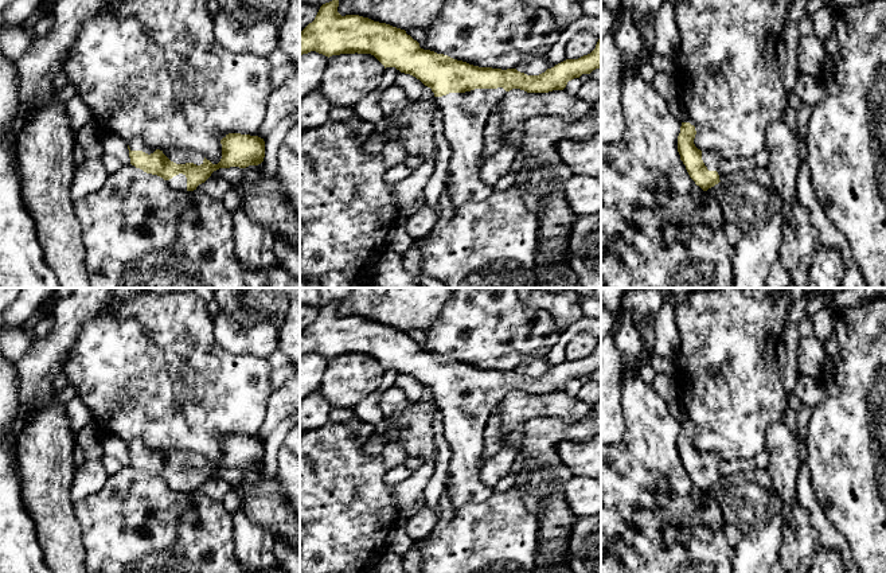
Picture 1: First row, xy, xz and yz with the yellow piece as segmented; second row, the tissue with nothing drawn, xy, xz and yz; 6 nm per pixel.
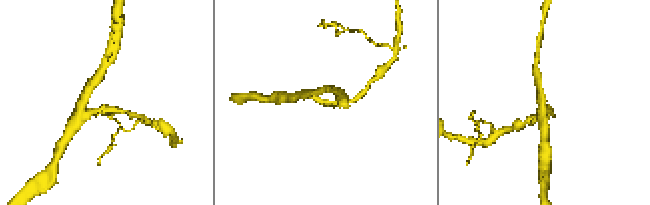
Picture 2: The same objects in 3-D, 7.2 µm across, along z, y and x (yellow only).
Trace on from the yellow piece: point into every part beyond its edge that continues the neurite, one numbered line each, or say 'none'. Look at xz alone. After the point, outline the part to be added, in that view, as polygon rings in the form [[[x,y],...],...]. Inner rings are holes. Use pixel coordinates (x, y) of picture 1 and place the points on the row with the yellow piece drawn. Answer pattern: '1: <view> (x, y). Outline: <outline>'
1: xz (464, 115). Outline: [[[503,87],[475,89],[433,98],[442,112],[444,136],[452,149],[445,190],[453,210],[465,202],[484,200],[495,192],[480,178],[484,128],[506,93]]]

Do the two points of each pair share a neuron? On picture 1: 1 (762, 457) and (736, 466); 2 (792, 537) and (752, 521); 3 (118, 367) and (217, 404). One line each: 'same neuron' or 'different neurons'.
1: same neuron
2: different neurons
3: same neuron

